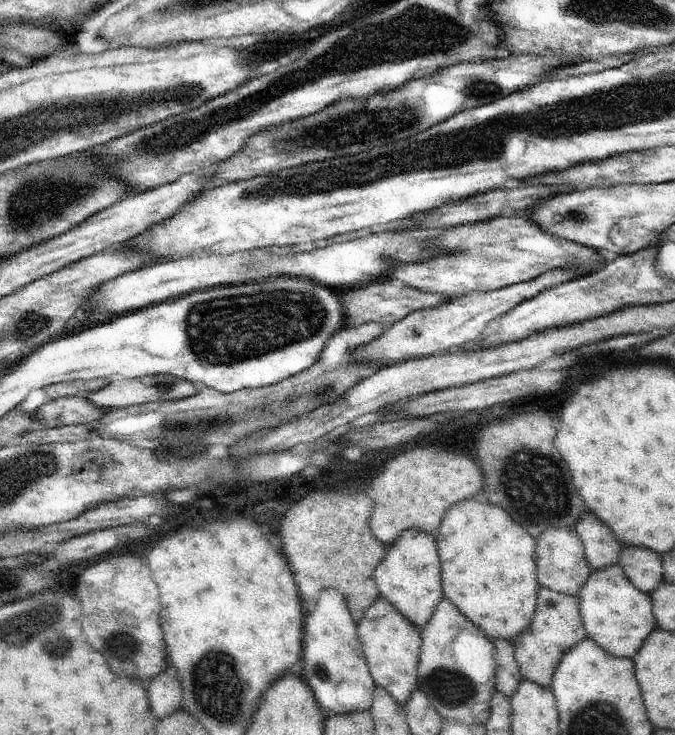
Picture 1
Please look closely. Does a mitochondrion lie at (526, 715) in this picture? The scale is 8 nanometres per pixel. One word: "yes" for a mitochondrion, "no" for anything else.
no

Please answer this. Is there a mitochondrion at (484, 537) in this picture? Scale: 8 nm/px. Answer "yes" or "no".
no

